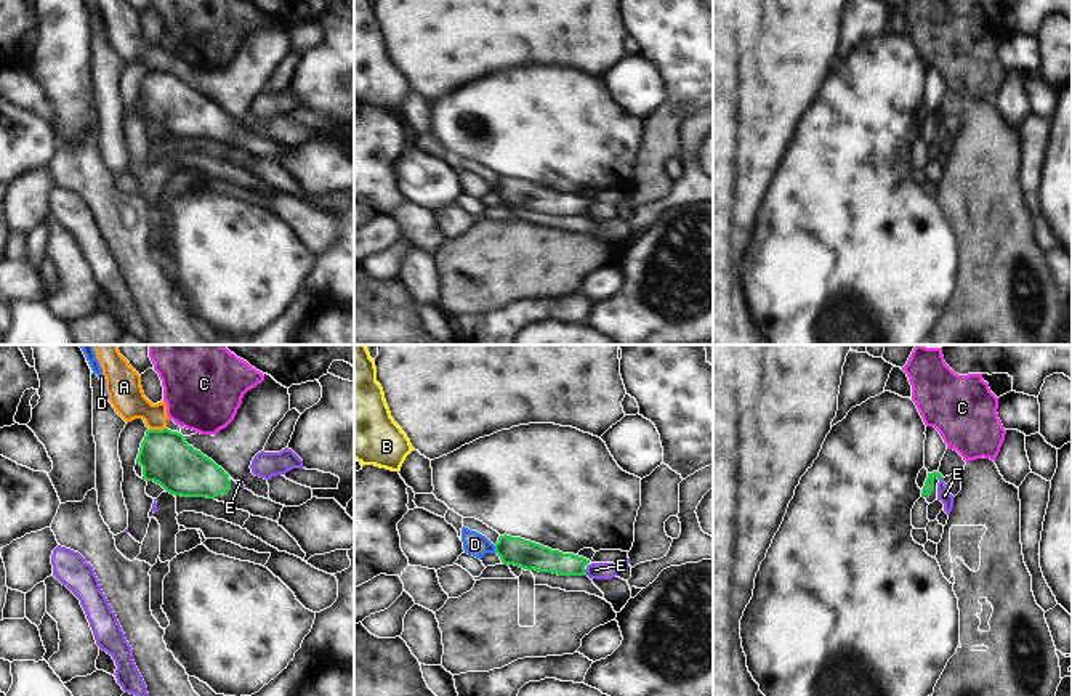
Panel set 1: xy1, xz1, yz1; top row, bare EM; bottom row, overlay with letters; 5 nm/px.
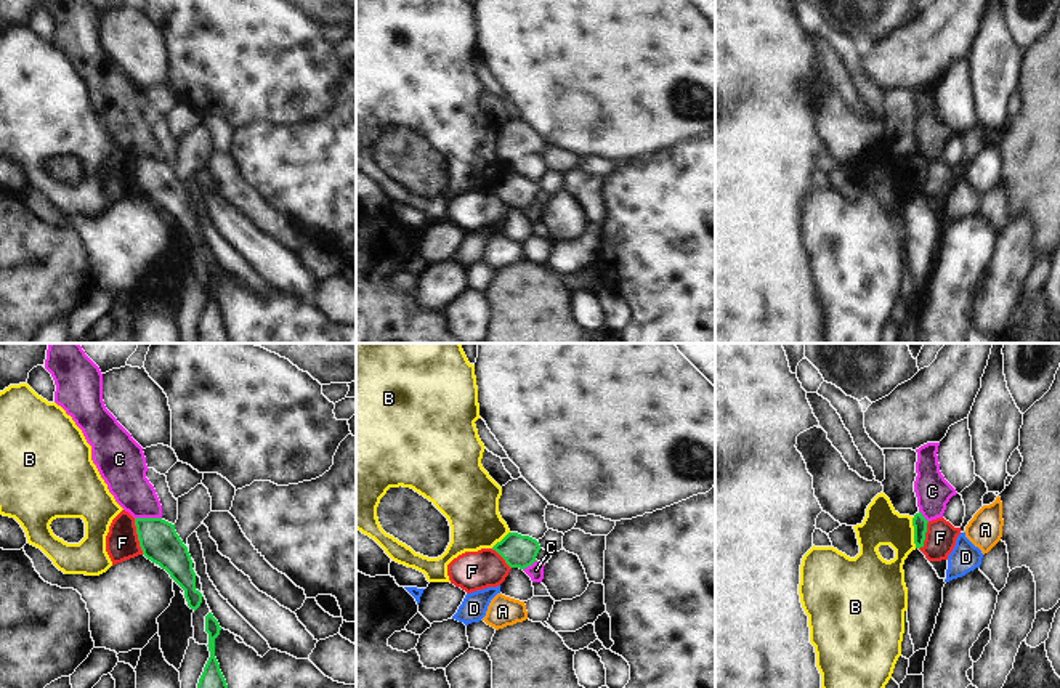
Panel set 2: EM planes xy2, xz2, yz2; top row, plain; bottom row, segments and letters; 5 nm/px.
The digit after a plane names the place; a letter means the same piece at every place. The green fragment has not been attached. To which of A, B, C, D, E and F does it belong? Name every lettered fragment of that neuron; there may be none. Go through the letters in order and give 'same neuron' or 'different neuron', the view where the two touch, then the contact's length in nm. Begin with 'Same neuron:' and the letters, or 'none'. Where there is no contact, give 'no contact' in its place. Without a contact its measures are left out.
Same neuron: none
A: different neuron; contact in xy1; length 90 nm
B: different neuron; contact in yz2; length 160 nm
C: different neuron; contact in xy2; length 140 nm
D: different neuron; contact in xz1; length 40 nm
E: different neuron; contact in xz1; length 40 nm
F: different neuron; contact in xy2; length 190 nm

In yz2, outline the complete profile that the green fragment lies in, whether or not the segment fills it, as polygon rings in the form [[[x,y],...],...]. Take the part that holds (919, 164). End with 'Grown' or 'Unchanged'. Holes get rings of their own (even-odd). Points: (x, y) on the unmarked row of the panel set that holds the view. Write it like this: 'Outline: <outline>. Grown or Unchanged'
Outline: [[[916,154],[912,159],[912,167],[914,167],[914,184],[916,189],[924,188],[924,181],[925,181],[925,173],[927,173],[927,160],[922,157],[922,154]]]. Unchanged.

